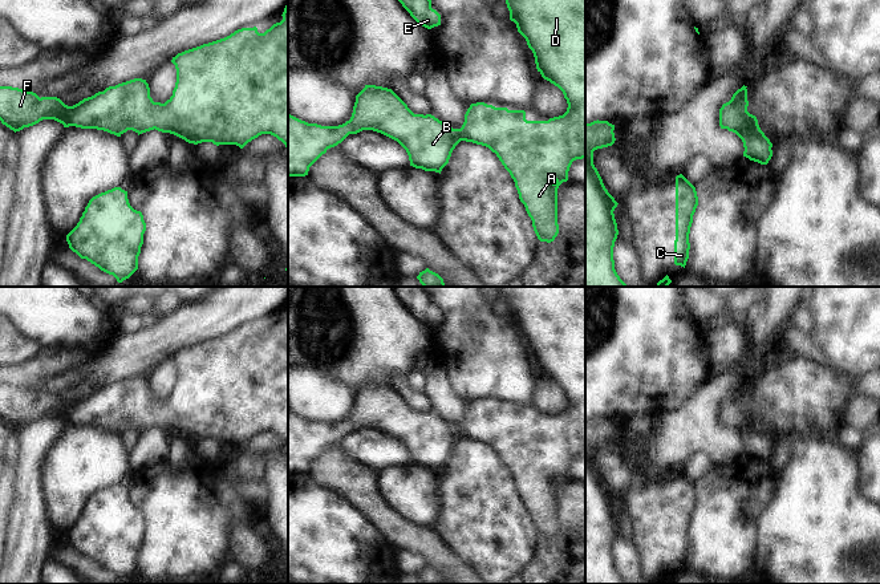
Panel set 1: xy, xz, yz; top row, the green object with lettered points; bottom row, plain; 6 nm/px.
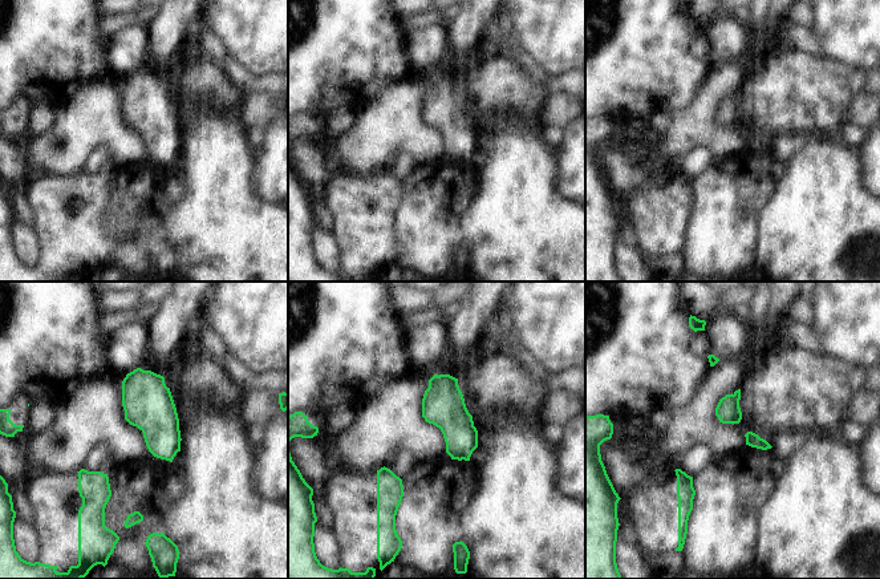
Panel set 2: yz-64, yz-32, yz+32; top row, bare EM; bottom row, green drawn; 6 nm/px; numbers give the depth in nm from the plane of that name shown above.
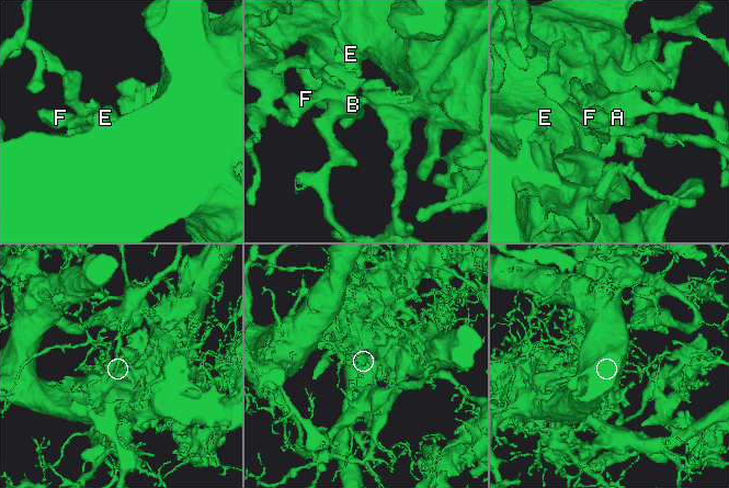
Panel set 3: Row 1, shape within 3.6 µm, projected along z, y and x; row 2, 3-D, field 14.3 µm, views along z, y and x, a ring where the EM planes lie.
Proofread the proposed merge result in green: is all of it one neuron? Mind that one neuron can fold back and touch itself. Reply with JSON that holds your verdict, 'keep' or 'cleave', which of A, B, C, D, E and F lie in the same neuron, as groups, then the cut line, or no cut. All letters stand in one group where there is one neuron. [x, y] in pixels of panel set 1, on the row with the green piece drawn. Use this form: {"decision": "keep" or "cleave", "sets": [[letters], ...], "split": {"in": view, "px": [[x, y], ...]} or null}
{"decision": "keep", "sets": [["A", "B", "C", "D", "E", "F"]], "split": null}

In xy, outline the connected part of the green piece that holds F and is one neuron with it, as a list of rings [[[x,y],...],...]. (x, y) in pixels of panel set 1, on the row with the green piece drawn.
[[[288,3],[281,16],[283,20],[264,33],[256,27],[242,28],[173,57],[177,82],[165,104],[153,101],[149,84],[142,78],[109,86],[73,106],[57,97],[40,98],[33,92],[0,86],[0,121],[15,133],[42,119],[54,119],[64,127],[97,129],[117,137],[127,130],[139,135],[155,129],[194,145],[212,142],[240,149],[261,134],[271,134],[288,150]]]

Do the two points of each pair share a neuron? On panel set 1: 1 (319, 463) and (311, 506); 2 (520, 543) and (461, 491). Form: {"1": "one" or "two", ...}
{"1": "two", "2": "one"}

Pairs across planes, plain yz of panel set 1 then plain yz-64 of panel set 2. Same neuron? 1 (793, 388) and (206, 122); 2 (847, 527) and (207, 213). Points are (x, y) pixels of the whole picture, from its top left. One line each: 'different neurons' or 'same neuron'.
1: different neurons
2: same neuron

